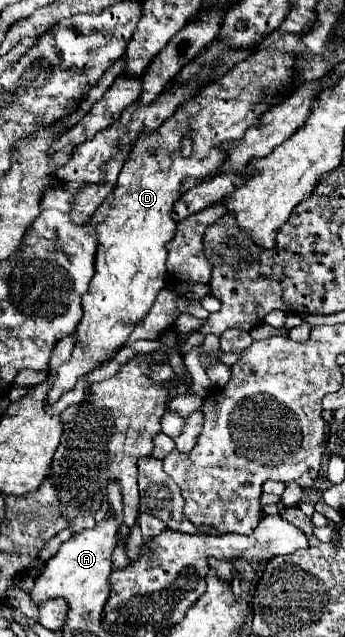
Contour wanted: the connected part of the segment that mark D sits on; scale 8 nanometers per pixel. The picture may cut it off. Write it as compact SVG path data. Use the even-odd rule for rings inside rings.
M261 48L249 60L243 60L217 78L215 84L207 84L195 98L183 102L157 132L143 134L137 140L135 150L125 160L115 190L91 216L99 234L95 276L81 300L83 318L77 324L77 344L71 360L59 366L57 378L47 396L49 404L57 402L63 392L71 390L79 376L89 374L117 352L127 342L135 324L145 318L157 292L167 284L165 244L173 240L177 230L173 206L183 194L183 182L187 178L205 180L225 164L227 150L223 150L221 144L239 142L249 128L261 126L261 116L255 114L255 106L261 100L279 96L281 86L295 78L295 64L295 50L281 52ZM187 134L193 142L191 156L181 154L181 142Z

